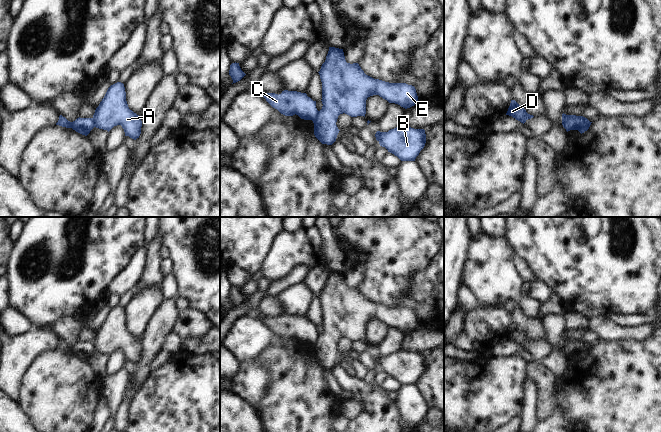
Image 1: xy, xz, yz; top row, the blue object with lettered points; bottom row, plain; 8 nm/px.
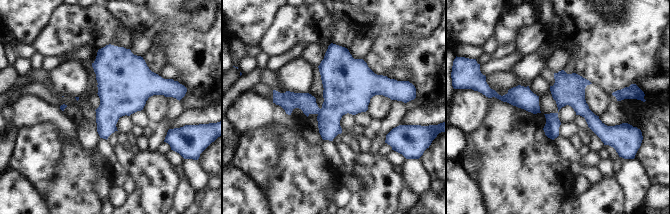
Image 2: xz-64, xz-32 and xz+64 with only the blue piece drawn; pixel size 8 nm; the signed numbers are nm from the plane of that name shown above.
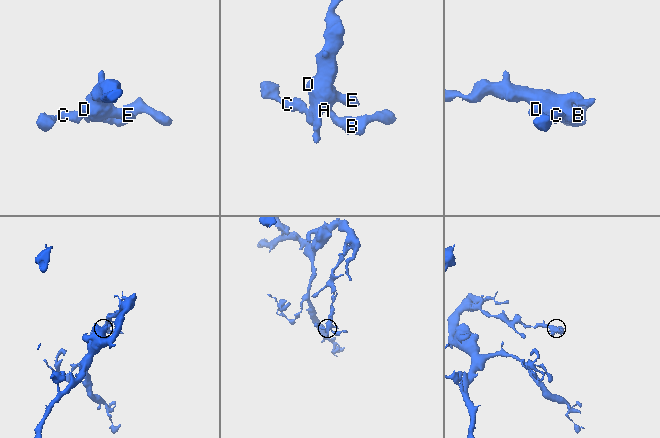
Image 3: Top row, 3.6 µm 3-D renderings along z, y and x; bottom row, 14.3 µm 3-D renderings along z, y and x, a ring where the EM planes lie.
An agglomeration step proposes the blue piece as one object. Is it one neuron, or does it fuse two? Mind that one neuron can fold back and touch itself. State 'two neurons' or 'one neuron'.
two neurons

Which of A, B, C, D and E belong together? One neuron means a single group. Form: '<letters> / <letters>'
A B D E / C

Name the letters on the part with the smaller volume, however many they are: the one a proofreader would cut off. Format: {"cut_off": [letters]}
{"cut_off": ["C"]}

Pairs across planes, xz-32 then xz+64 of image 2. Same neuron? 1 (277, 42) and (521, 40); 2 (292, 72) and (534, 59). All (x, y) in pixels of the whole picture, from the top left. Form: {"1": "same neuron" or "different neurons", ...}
{"1": "different neurons", "2": "same neuron"}

